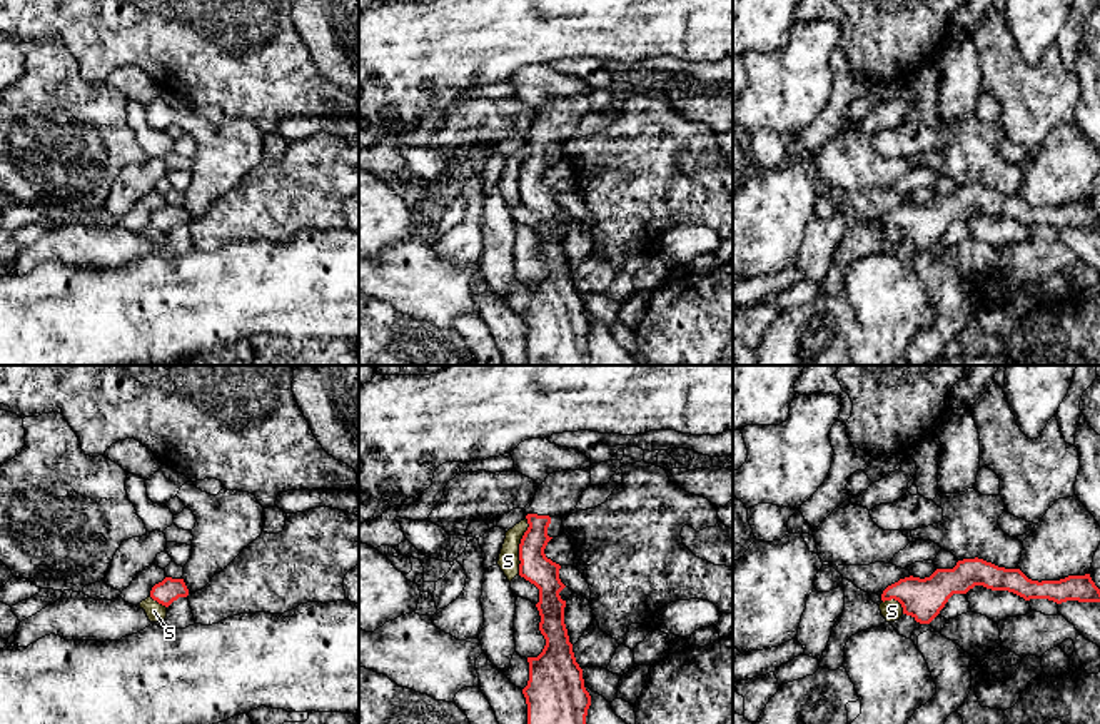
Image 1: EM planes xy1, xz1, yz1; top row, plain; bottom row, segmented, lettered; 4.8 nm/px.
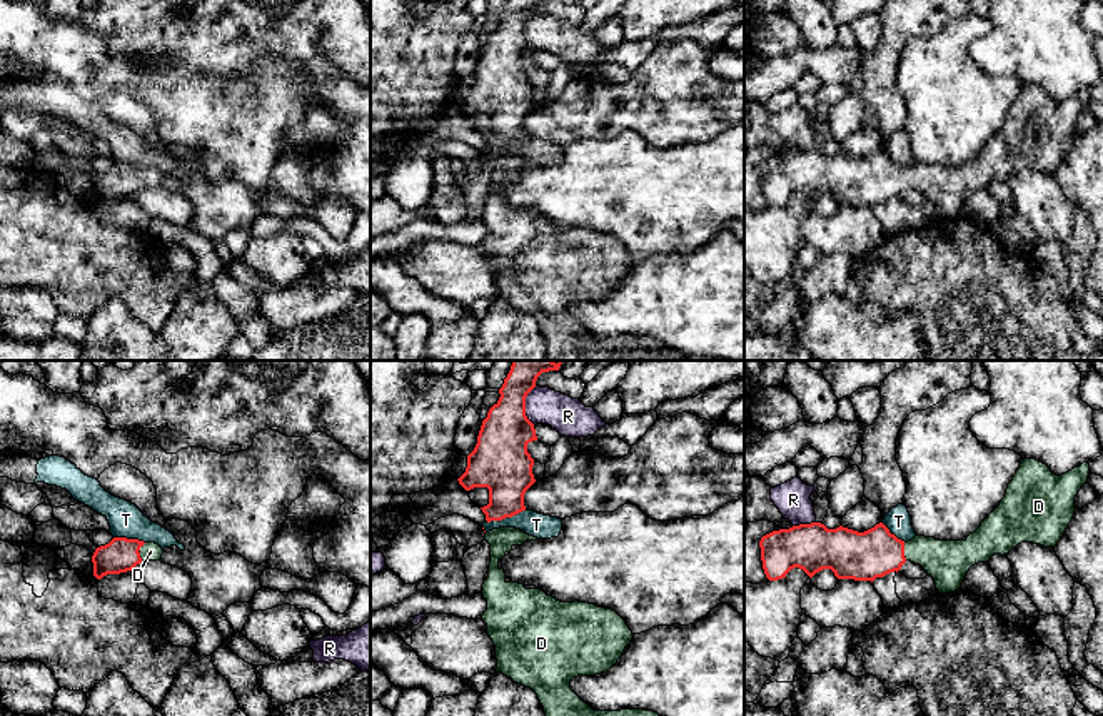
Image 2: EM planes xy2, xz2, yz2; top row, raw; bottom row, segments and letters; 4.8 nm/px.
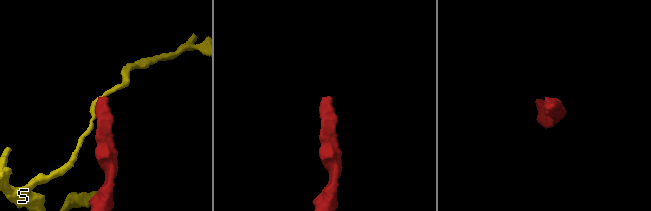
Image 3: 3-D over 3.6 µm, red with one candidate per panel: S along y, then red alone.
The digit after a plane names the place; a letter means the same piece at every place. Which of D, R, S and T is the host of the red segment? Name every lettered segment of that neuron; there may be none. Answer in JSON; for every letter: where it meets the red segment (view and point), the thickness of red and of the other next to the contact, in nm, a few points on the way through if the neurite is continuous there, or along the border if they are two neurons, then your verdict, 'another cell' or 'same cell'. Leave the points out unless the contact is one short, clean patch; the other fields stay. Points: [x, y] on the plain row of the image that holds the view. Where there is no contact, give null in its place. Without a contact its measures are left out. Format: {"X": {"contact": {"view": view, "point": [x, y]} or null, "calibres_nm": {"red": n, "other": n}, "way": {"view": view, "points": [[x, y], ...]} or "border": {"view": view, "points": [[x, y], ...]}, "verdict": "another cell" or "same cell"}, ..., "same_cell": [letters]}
{"D": {"contact": {"view": "xy2", "point": [139, 176]}, "calibres_nm": {"red": 170, "other": 90}, "way": {"view": "xy2", "points": [[120, 181], [139, 176], [151, 177]]}, "verdict": "same cell"}, "R": {"contact": {"view": "xz2", "point": [524, 32]}, "calibres_nm": {"red": 260, "other": 180}, "border": {"view": "xz2", "points": [[536, 12], [526, 24], [526, 44], [533, 50]]}, "verdict": "another cell"}, "S": {"contact": {"view": "xz1", "point": [519, 172]}, "calibres_nm": {"red": 150, "other": 100}, "border": {"view": "xz1", "points": [[526, 144], [528, 155], [519, 170], [518, 201]]}, "verdict": "another cell"}, "T": {"contact": {"view": "xz2", "point": [506, 142]}, "calibres_nm": {"red": 280, "other": 120}, "border": {"view": "xz2", "points": [[526, 136], [501, 146], [486, 147]]}, "verdict": "another cell"}, "same_cell": ["D"]}

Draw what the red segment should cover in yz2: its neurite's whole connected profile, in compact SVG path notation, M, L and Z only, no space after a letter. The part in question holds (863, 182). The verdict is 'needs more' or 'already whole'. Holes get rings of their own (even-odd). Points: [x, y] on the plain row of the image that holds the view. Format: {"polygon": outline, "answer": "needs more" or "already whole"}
{"polygon": "M1023 85L1000 132L973 160L961 167L939 167L916 160L904 169L891 160L883 149L864 159L843 152L828 155L821 149L773 157L759 167L763 195L769 207L783 205L791 195L799 194L809 204L823 195L831 195L838 205L873 209L876 204L898 199L906 187L911 187L934 205L939 220L954 219L961 215L971 192L990 189L995 180L1005 182L1021 169L1055 174L1075 142L1075 124L1086 110L1088 102L1088 88L1056 102L1046 90L1036 85Z", "answer": "needs more"}

